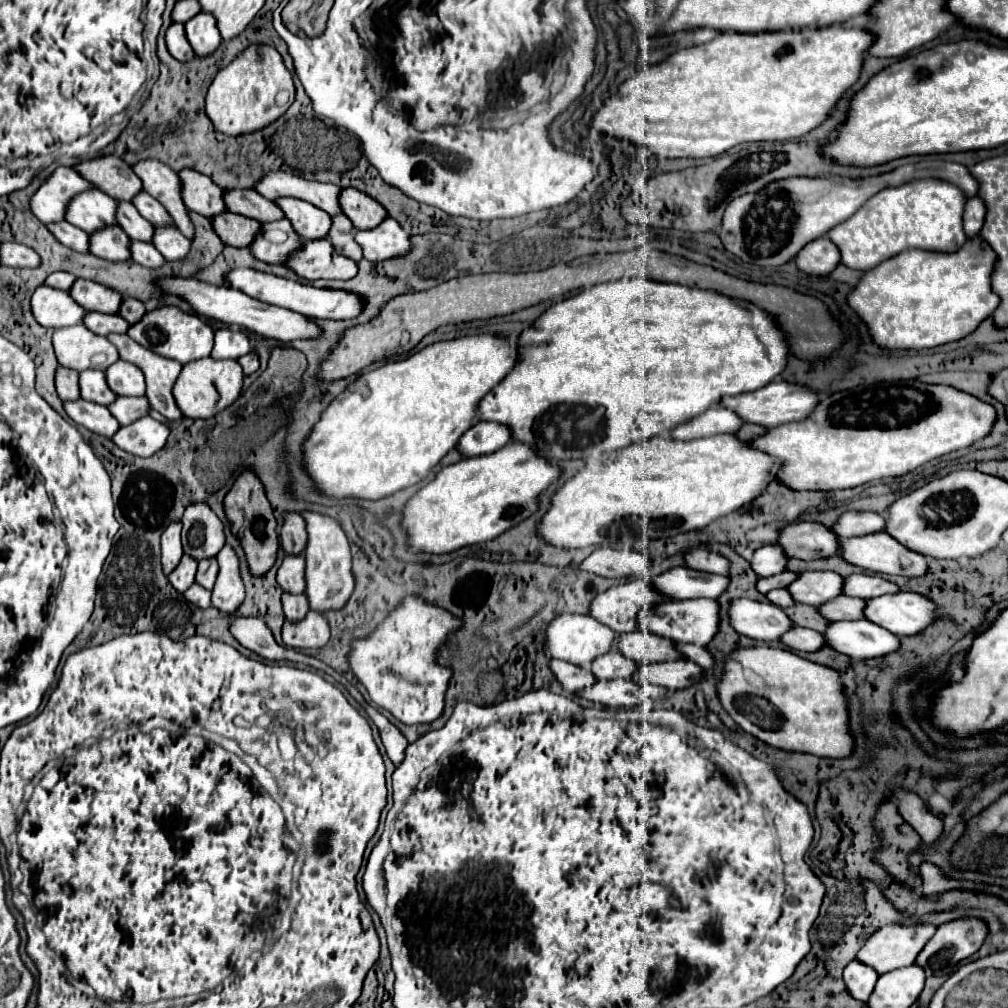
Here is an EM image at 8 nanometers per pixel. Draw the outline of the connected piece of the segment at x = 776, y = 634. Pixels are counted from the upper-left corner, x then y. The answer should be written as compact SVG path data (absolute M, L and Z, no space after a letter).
M749 598L731 602L729 618L739 634L753 640L781 640L781 636L793 626L791 618L787 618L779 606L771 602L755 602Z

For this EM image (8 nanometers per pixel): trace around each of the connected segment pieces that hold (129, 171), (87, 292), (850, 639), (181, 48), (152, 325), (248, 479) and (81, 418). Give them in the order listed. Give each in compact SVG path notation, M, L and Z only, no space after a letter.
M115 156L89 160L75 168L79 170L79 174L83 174L83 178L95 182L99 190L119 202L131 202L143 190L143 182L133 172L133 168Z
M81 278L75 282L75 286L71 286L69 294L87 312L93 310L93 312L103 312L103 314L117 314L123 302L123 296L117 290L107 288L93 280L81 280Z
M871 620L835 621L827 634L823 634L827 644L853 660L879 658L893 654L901 648L901 642L889 630L883 630Z
M171 24L167 34L165 34L165 40L167 40L167 50L171 52L173 58L177 58L181 62L189 60L189 42L185 38L183 24Z
M161 306L157 310L151 310L143 316L141 322L133 324L127 334L139 342L143 348L153 350L155 354L167 356L171 360L177 360L181 364L189 364L193 360L199 358L207 358L213 350L213 342L215 342L215 330L203 322L199 316L183 312L177 306Z
M245 468L235 478L231 490L225 496L225 512L227 512L227 518L231 520L231 530L239 536L245 548L251 574L265 574L275 562L277 548L279 548L279 536L277 536L277 520L273 516L271 504L265 496L265 488L259 476L255 474L255 470Z
M87 400L65 402L65 410L77 424L107 438L111 438L121 428L119 422L113 418L113 414L107 410L107 406L99 406L95 402L87 402Z

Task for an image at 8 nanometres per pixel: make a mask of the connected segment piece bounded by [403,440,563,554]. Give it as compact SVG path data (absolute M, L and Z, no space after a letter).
M511 440L495 454L471 456L445 466L403 510L409 544L413 550L443 554L461 546L489 542L535 514L539 510L541 494L561 476L561 472L561 466L545 460L535 454L529 444L517 440Z

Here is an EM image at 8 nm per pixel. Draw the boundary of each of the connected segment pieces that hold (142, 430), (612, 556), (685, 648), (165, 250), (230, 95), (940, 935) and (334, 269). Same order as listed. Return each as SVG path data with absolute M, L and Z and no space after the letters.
M143 416L129 426L123 426L111 440L133 456L153 456L159 452L169 438L169 426L153 420L151 416Z
M597 548L591 556L587 556L579 568L587 572L595 572L605 578L629 578L633 574L647 574L651 560L637 550L613 550L613 548Z
M679 644L679 650L683 652L683 656L685 656L685 658L693 660L695 664L703 666L705 670L709 670L709 668L713 668L713 666L717 664L715 656L713 656L713 654L711 654L705 646L695 646L695 644Z
M155 228L155 242L153 246L165 256L165 260L175 262L175 260L183 260L189 250L191 250L191 242L187 242L187 238L183 238L183 234L179 234L177 228Z
M249 46L213 80L205 98L205 114L225 136L245 136L279 120L295 100L295 86L281 56L271 46Z
M963 916L951 922L945 922L937 928L935 936L925 944L919 958L915 960L931 976L947 976L957 964L975 954L989 930L981 918Z
M327 238L305 242L295 262L287 262L287 266L307 280L317 278L349 280L357 274L357 264L351 258L339 254Z

